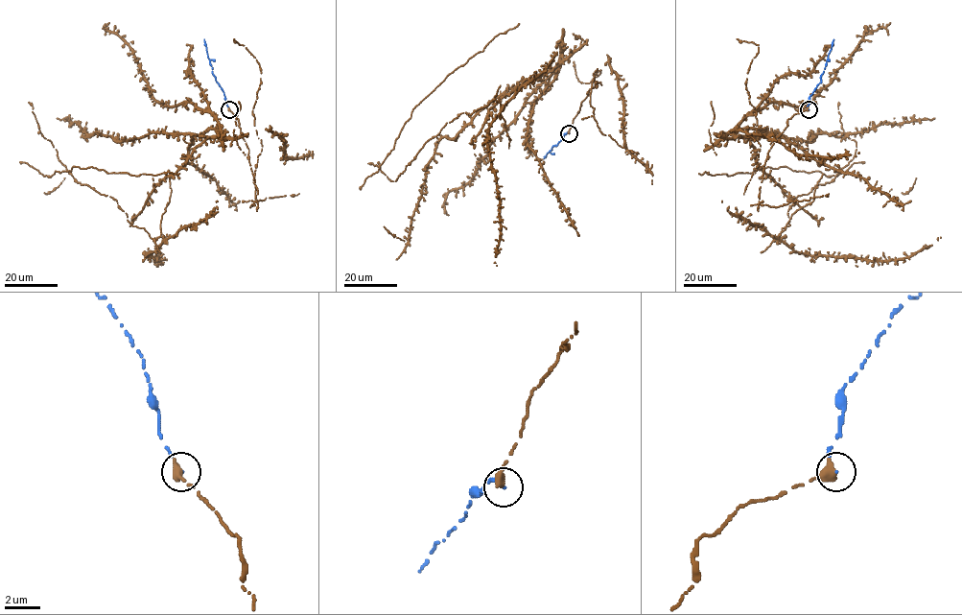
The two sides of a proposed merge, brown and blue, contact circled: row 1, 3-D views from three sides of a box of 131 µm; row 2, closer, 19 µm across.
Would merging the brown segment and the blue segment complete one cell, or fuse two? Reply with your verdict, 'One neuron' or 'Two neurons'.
One neuron

